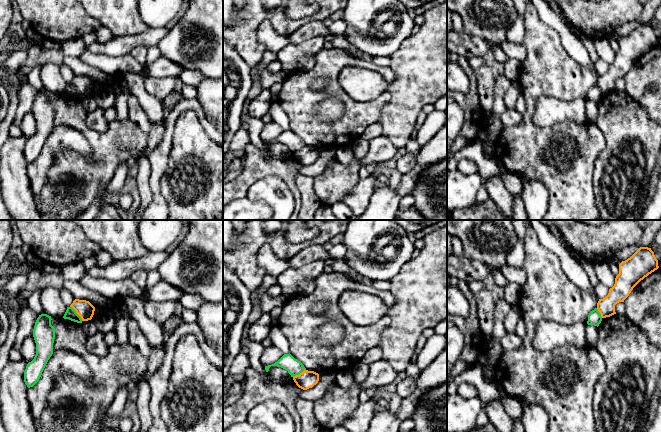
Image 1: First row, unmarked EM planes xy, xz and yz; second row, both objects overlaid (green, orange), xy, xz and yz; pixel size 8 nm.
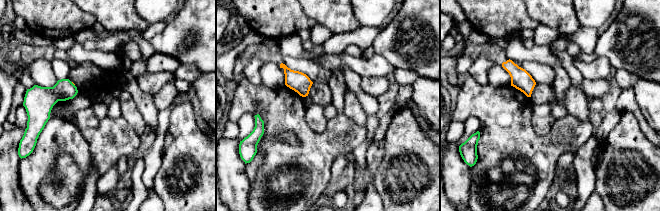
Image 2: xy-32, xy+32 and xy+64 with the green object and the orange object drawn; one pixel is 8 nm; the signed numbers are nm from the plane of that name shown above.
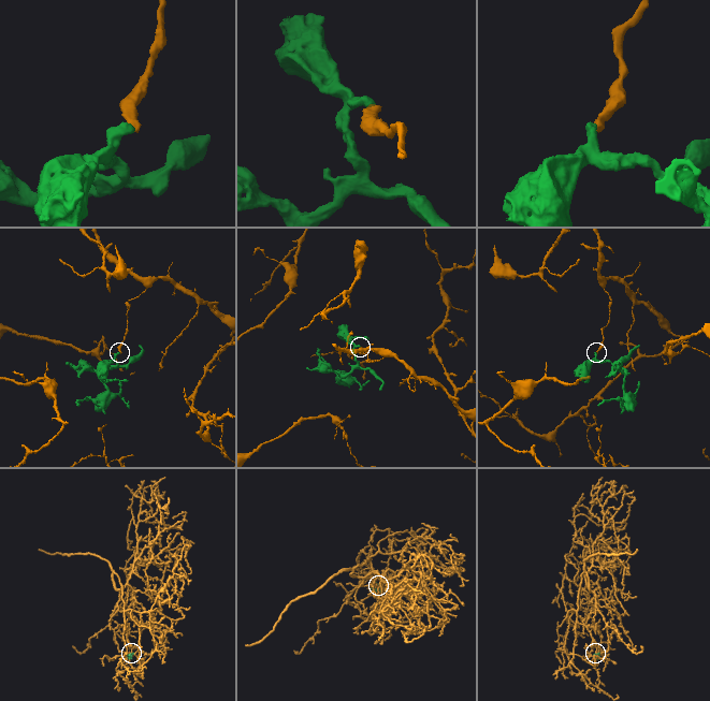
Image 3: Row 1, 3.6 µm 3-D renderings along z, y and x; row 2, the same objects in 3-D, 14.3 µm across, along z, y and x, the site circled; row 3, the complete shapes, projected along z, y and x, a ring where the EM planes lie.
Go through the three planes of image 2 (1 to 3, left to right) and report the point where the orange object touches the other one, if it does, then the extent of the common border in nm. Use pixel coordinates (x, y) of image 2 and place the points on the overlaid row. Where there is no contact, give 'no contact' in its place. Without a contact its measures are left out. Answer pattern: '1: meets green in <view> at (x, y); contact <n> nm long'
1: meets green in xy-32 at (73, 84); contact 40 nm long
2: no contact
3: no contact

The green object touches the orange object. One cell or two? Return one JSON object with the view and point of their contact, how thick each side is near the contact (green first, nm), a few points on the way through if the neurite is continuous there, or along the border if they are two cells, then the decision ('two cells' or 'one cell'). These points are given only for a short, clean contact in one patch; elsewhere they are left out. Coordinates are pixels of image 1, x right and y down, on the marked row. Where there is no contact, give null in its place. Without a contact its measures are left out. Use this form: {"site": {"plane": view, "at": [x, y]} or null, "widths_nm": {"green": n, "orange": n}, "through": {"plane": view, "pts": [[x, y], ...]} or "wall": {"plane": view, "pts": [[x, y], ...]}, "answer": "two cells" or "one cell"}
{"site": {"plane": "xy", "at": [76, 313]}, "widths_nm": {"green": 90, "orange": 140}, "wall": {"plane": "xy", "pts": [[70, 306], [82, 320]]}, "answer": "two cells"}

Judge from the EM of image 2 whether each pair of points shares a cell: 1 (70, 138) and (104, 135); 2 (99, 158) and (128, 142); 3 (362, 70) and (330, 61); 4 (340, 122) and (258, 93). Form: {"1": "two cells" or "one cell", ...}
{"1": "two cells", "2": "one cell", "3": "one cell", "4": "one cell"}

